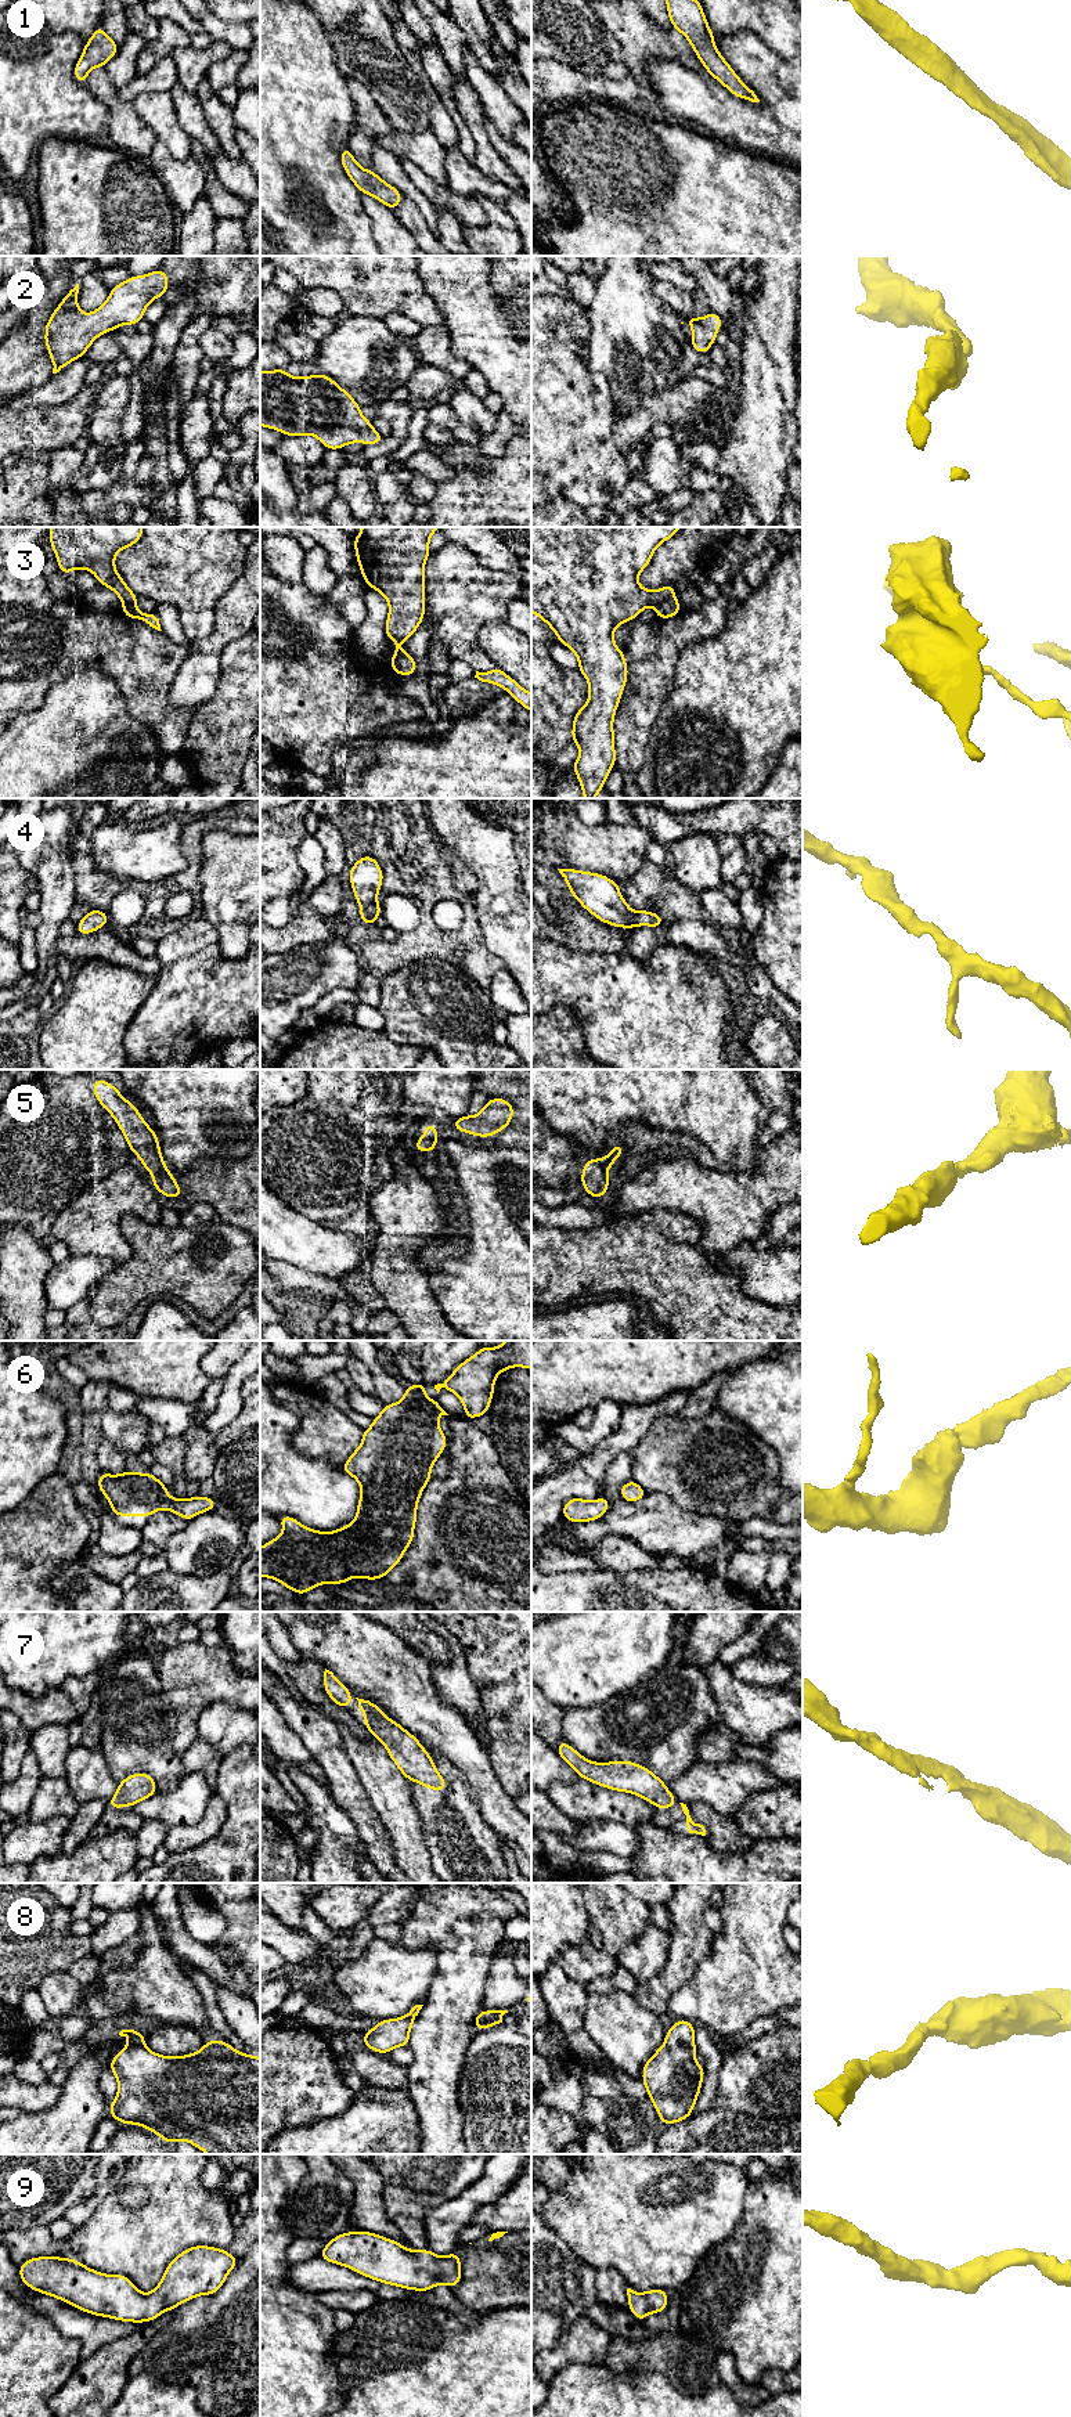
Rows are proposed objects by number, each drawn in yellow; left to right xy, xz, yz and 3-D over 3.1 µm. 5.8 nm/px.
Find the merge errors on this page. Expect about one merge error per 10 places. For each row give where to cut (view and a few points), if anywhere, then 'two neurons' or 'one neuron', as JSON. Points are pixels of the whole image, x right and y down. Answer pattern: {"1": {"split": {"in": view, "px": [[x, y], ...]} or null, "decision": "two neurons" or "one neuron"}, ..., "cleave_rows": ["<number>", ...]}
{"1": {"split": null, "decision": "one neuron"}, "2": {"split": null, "decision": "one neuron"}, "3": {"split": {"in": "yz", "px": [[674, 595], [655, 606]]}, "decision": "two neurons"}, "4": {"split": null, "decision": "one neuron"}, "5": {"split": null, "decision": "one neuron"}, "6": {"split": null, "decision": "one neuron"}, "7": {"split": null, "decision": "one neuron"}, "8": {"split": null, "decision": "one neuron"}, "9": {"split": null, "decision": "one neuron"}, "cleave_rows": ["3"]}

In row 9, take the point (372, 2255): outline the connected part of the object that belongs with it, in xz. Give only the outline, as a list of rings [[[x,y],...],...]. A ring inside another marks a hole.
[[[365,2230],[346,2232],[331,2239],[318,2258],[372,2280],[422,2292],[437,2284],[454,2288],[462,2281],[457,2251],[447,2257],[428,2248],[412,2251],[399,2241]]]

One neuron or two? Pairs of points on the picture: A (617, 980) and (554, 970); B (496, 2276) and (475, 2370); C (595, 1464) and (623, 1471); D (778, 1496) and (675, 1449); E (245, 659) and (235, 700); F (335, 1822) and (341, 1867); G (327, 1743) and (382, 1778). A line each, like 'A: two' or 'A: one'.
A: one
B: two
C: two
D: one
E: one
F: one
G: two

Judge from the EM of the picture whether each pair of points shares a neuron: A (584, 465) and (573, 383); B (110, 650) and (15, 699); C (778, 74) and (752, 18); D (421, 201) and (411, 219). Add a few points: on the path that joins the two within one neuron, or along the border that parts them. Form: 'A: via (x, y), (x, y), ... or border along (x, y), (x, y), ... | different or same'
A: via (573, 444), (573, 404) | same
B: via (86, 650), (71, 650), (39, 675) | same
C: border along (731, 35), (752, 31), (767, 46), (788, 58) | different
D: border along (403, 195), (414, 204), (435, 234) | different

